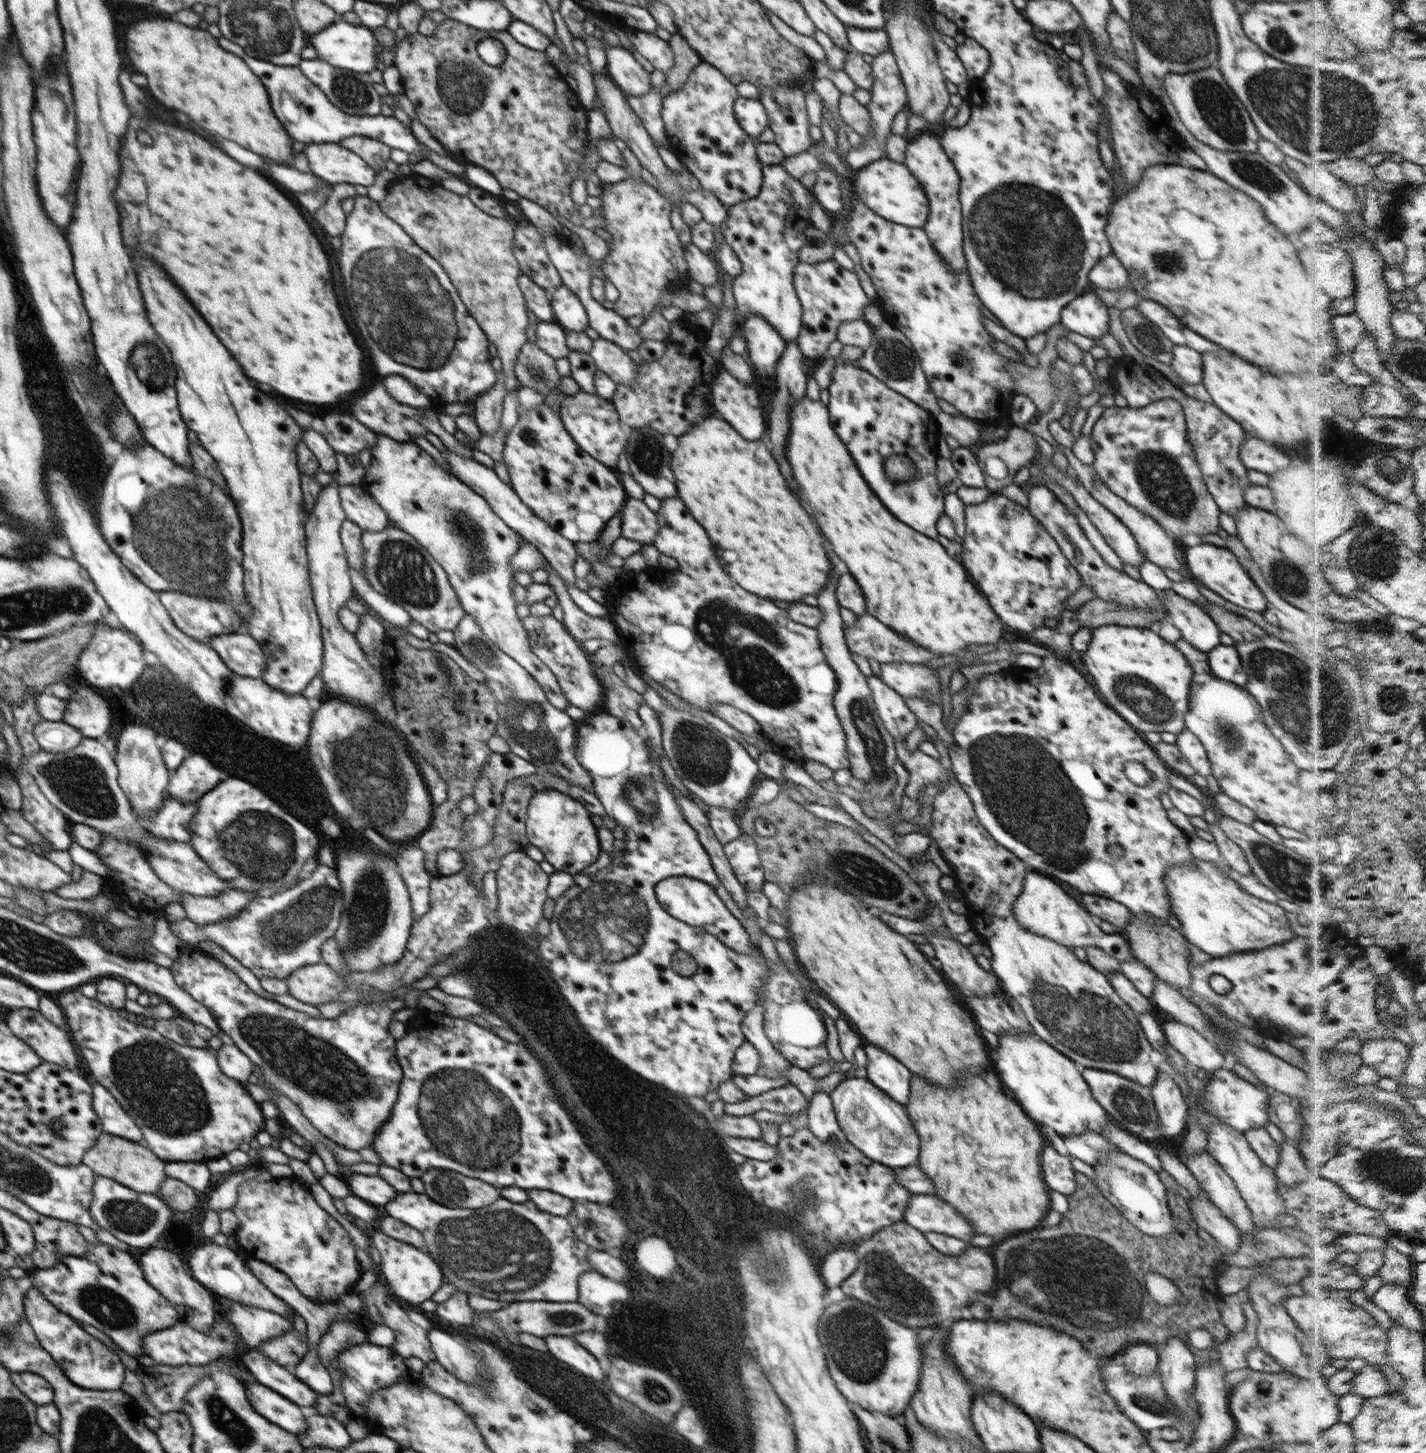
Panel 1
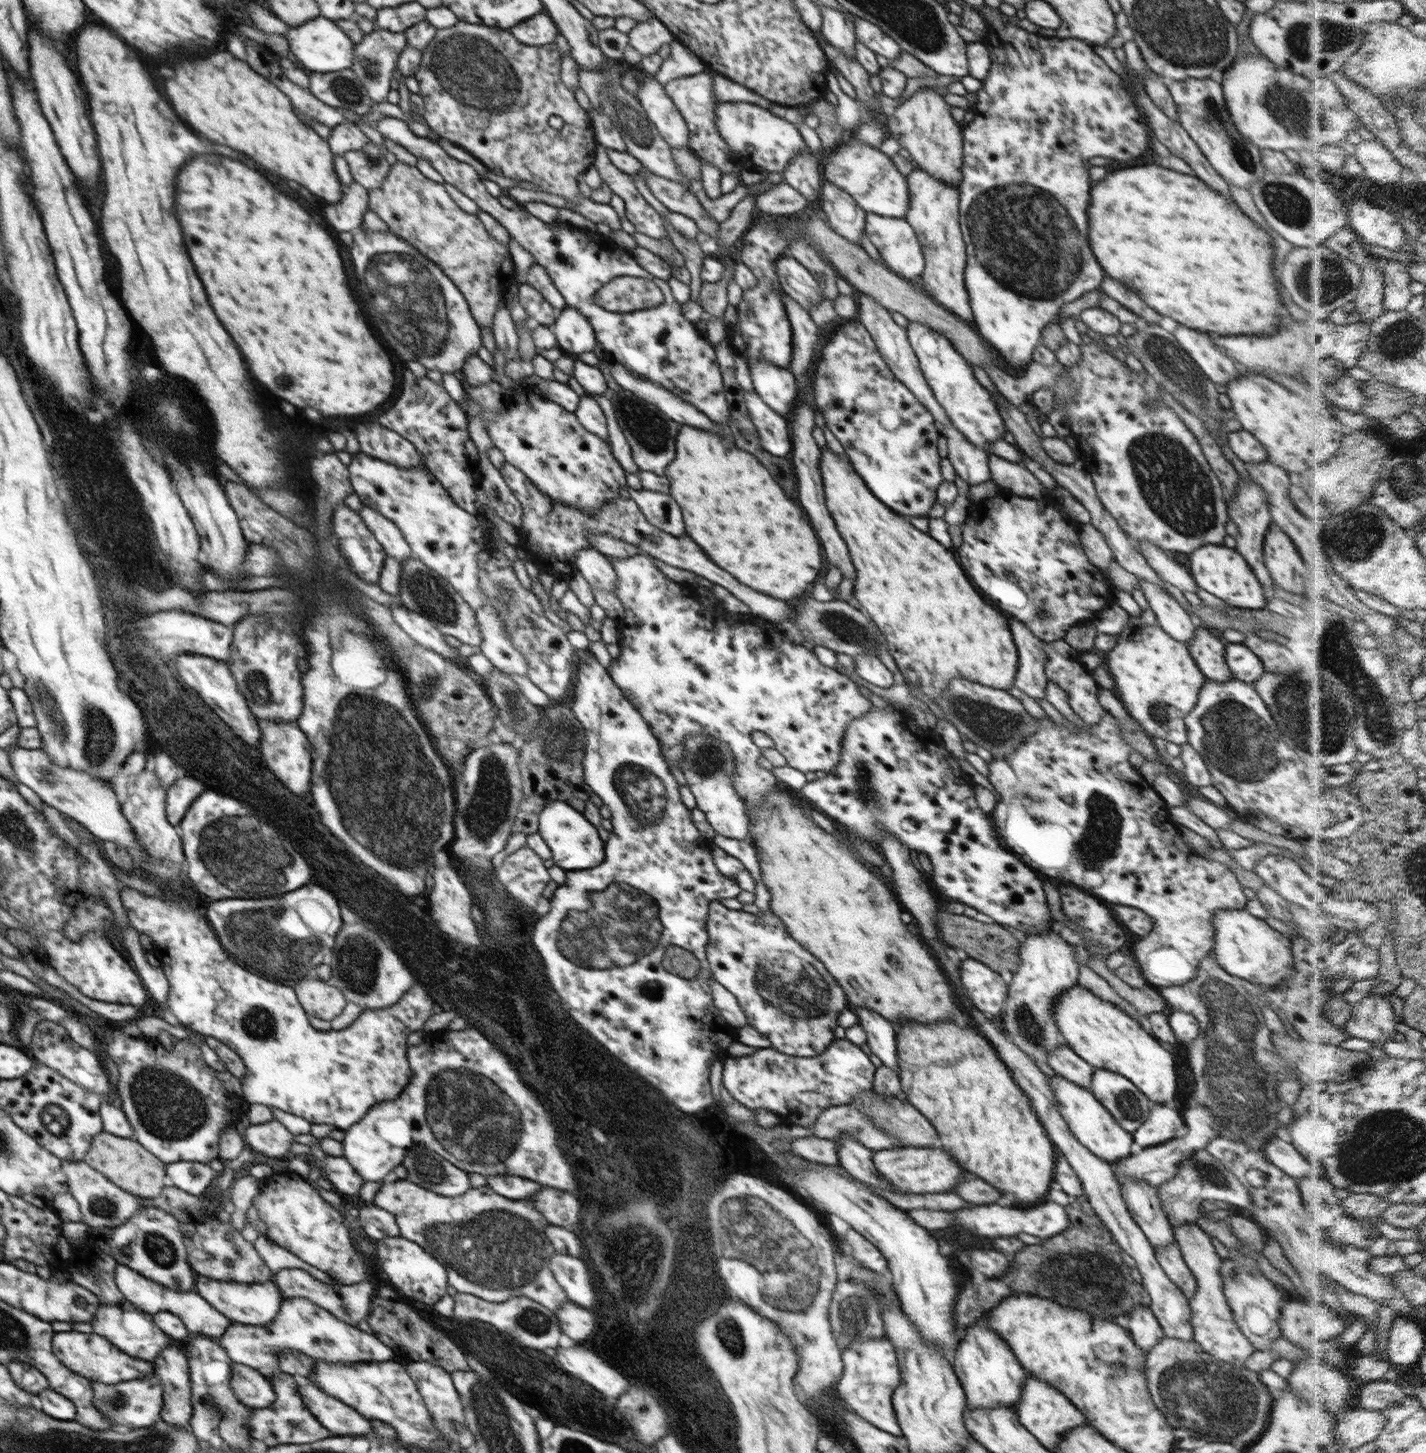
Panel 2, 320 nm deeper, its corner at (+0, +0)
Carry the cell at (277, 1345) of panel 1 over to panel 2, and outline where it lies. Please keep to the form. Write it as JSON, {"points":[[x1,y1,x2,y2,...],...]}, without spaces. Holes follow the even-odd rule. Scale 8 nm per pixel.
{"points":[[307,1298,283,1299,281,1306,272,1324,264,1327,231,1324,220,1336,220,1346,224,1348,233,1363,255,1368,268,1377,280,1371,279,1354,283,1352,302,1352,314,1358,316,1362,326,1361,332,1364,386,1362,396,1358,393,1350,378,1340,376,1335,368,1334,340,1320,329,1310,320,1308]]}

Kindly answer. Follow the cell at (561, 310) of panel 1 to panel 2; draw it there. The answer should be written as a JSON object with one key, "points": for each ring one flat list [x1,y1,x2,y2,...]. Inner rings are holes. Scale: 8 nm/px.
{"points":[[566,306,556,319,554,328,558,348,567,355,576,356,583,352,592,352,596,346,595,330,586,316,575,308]]}

